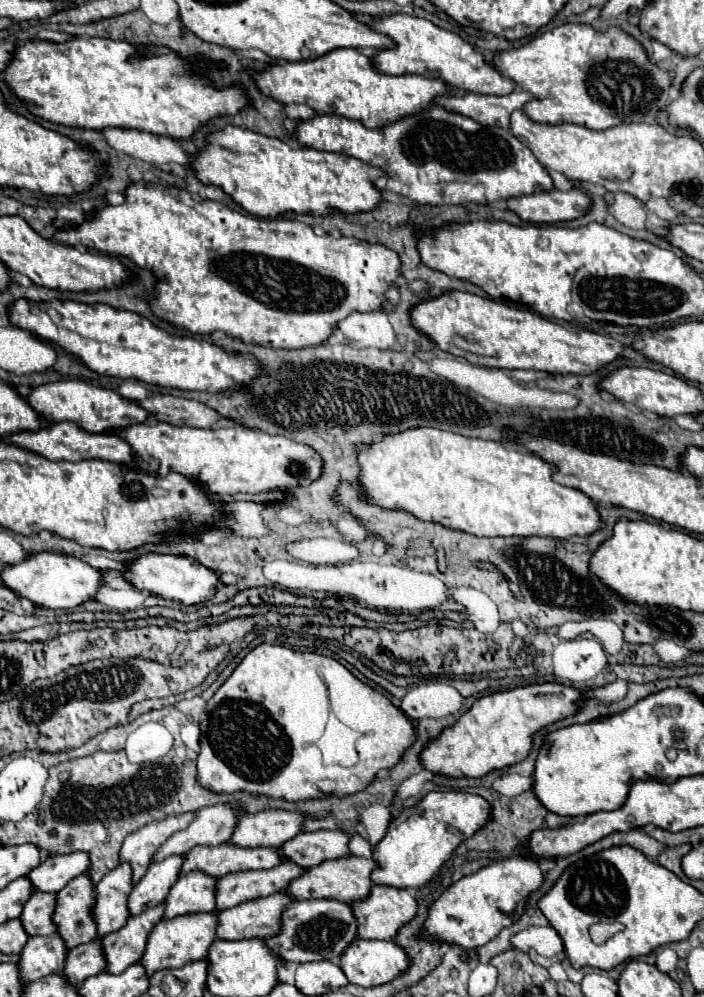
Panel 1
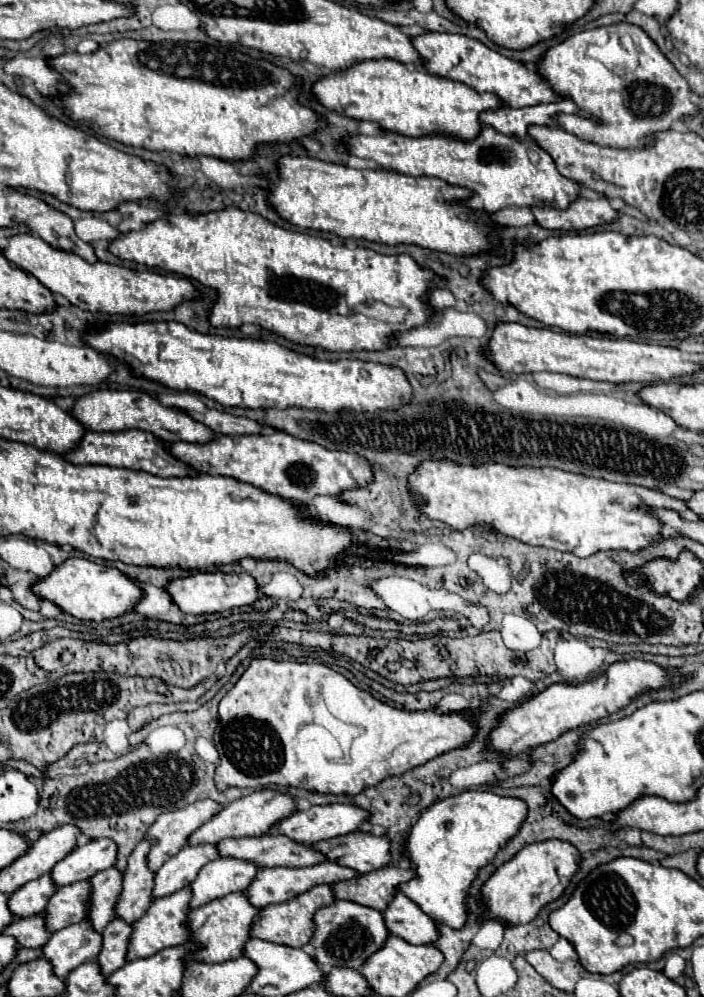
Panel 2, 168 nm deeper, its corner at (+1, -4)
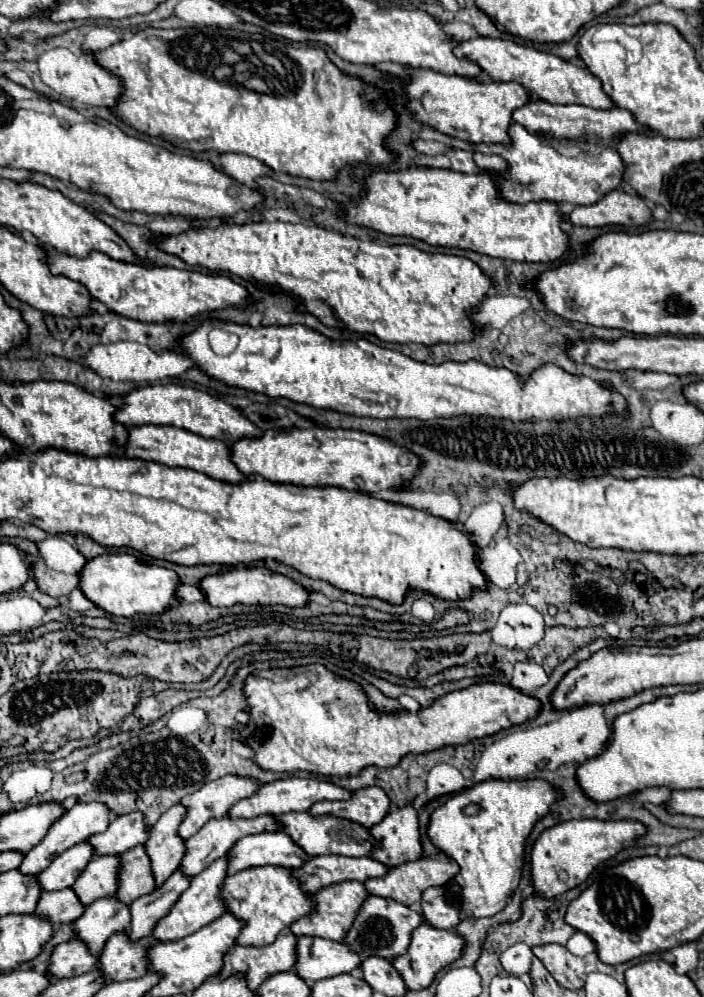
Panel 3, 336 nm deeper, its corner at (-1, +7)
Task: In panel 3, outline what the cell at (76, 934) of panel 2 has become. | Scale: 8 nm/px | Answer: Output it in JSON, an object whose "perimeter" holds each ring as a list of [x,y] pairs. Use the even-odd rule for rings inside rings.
{"perimeter":[[[112,895],[88,905],[84,915],[74,921],[74,931],[78,939],[88,941],[92,953],[100,953],[112,933],[130,927],[130,917],[130,907]]]}

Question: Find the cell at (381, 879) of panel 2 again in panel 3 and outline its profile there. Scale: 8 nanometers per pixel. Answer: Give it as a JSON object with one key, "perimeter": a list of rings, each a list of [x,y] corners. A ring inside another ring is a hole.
{"perimeter":[[[438,855],[438,857],[420,857],[416,861],[410,861],[410,863],[404,863],[404,865],[398,865],[392,869],[392,873],[388,873],[388,877],[378,877],[378,879],[372,879],[372,881],[366,881],[366,889],[370,895],[378,895],[378,897],[384,897],[384,899],[394,899],[394,901],[400,901],[402,905],[414,905],[414,903],[420,903],[422,899],[422,893],[428,889],[428,887],[434,887],[434,885],[446,885],[450,879],[454,879],[458,875],[460,867],[454,859],[450,859],[448,855]]]}

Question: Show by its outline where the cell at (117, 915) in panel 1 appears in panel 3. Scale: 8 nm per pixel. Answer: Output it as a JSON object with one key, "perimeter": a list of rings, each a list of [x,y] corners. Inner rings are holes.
{"perimeter":[[[176,803],[150,829],[146,851],[152,859],[152,871],[158,887],[178,869],[182,857],[186,855],[186,839],[178,835],[184,813],[184,805]]]}

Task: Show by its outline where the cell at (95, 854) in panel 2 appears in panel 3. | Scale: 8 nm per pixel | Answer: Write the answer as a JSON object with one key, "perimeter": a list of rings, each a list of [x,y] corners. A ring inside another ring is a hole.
{"perimeter":[[[132,811],[114,819],[104,833],[98,833],[96,837],[90,837],[88,841],[96,845],[98,855],[124,853],[140,843],[146,843],[148,831],[150,827],[146,825],[144,815],[140,811]]]}

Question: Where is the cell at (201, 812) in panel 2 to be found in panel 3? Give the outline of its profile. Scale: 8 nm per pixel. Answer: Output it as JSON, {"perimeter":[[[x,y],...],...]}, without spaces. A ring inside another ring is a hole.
{"perimeter":[[[226,775],[210,781],[180,801],[188,811],[180,825],[180,835],[186,839],[192,837],[212,817],[224,817],[234,803],[254,795],[260,787],[262,783],[258,779],[242,775]]]}

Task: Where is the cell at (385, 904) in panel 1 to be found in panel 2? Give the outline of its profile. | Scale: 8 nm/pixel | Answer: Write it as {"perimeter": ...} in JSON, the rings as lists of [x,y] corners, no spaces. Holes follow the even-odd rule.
{"perimeter":[[[402,892],[394,894],[382,912],[388,934],[402,938],[408,944],[430,944],[438,938],[436,922],[426,916],[410,898]]]}

